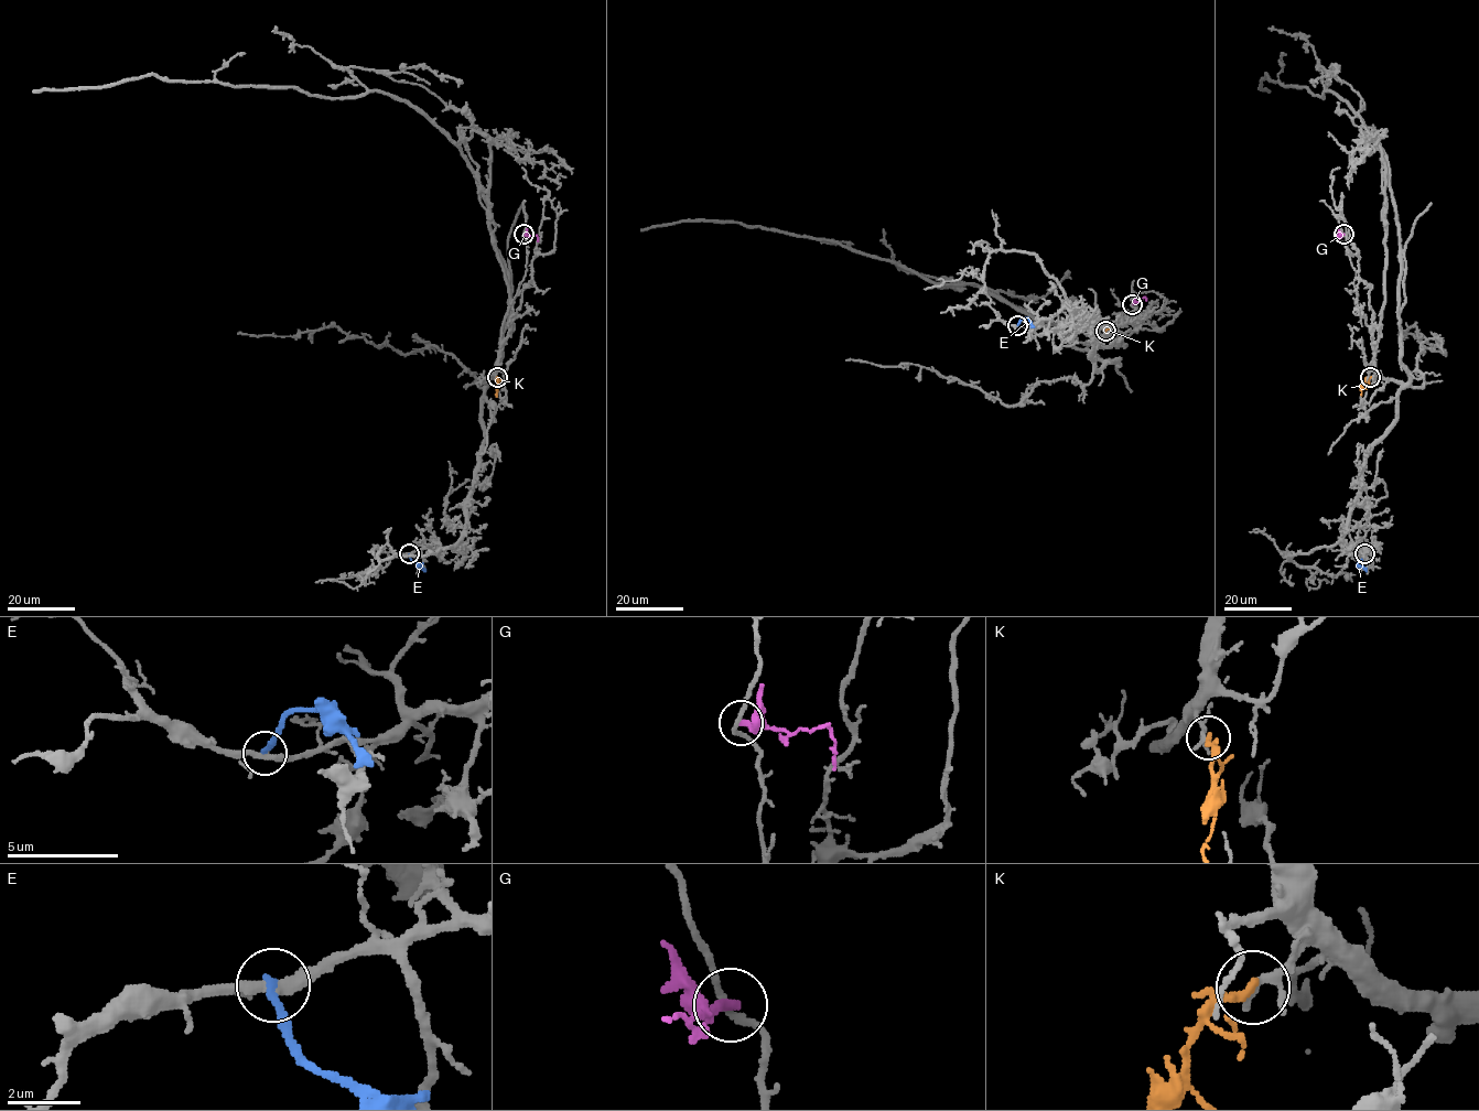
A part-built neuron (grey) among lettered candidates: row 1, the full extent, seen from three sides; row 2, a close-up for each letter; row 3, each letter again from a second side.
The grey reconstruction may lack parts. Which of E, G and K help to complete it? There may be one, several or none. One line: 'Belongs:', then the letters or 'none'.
Belongs: K

